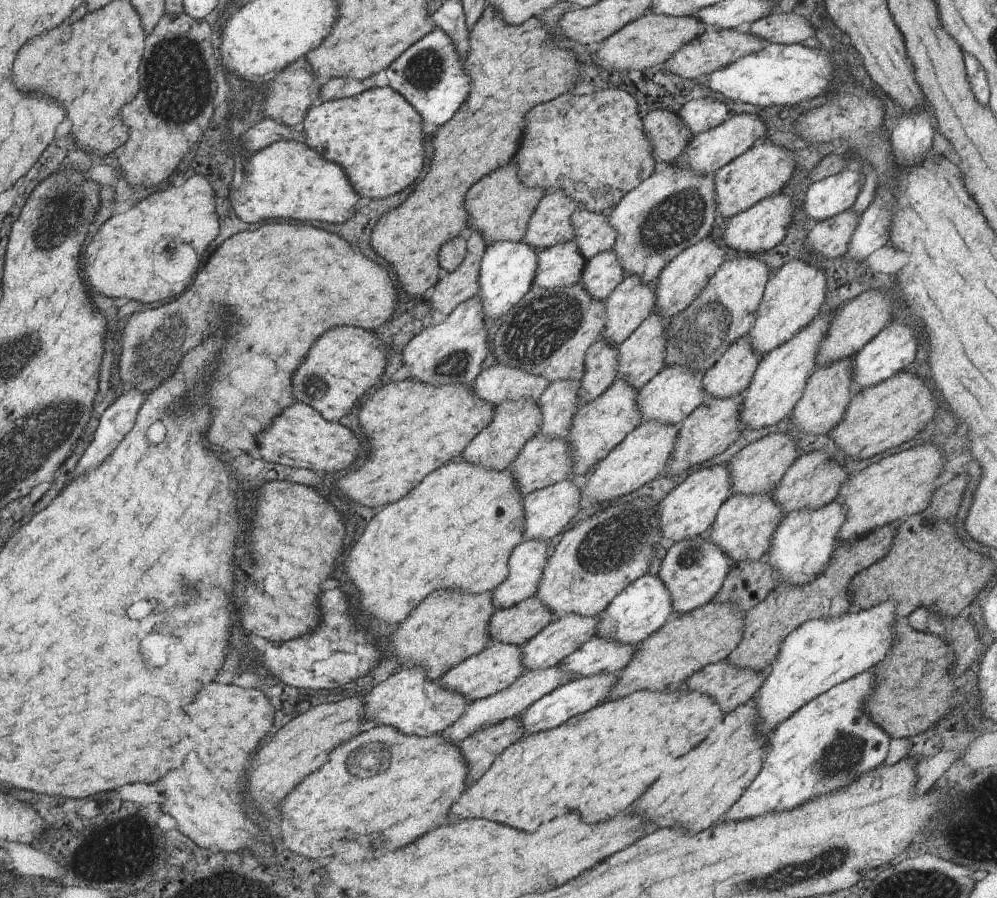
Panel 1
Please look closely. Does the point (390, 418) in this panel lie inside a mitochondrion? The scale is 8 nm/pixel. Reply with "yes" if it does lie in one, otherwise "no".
no

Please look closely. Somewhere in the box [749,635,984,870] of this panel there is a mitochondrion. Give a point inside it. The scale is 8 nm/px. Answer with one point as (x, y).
(844, 754)

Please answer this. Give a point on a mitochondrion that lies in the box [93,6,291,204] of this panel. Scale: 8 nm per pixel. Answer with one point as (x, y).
(180, 94)

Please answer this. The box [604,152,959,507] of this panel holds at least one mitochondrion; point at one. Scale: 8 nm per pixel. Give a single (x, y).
(668, 225)

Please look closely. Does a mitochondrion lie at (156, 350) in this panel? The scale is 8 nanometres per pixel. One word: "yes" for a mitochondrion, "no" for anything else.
yes

